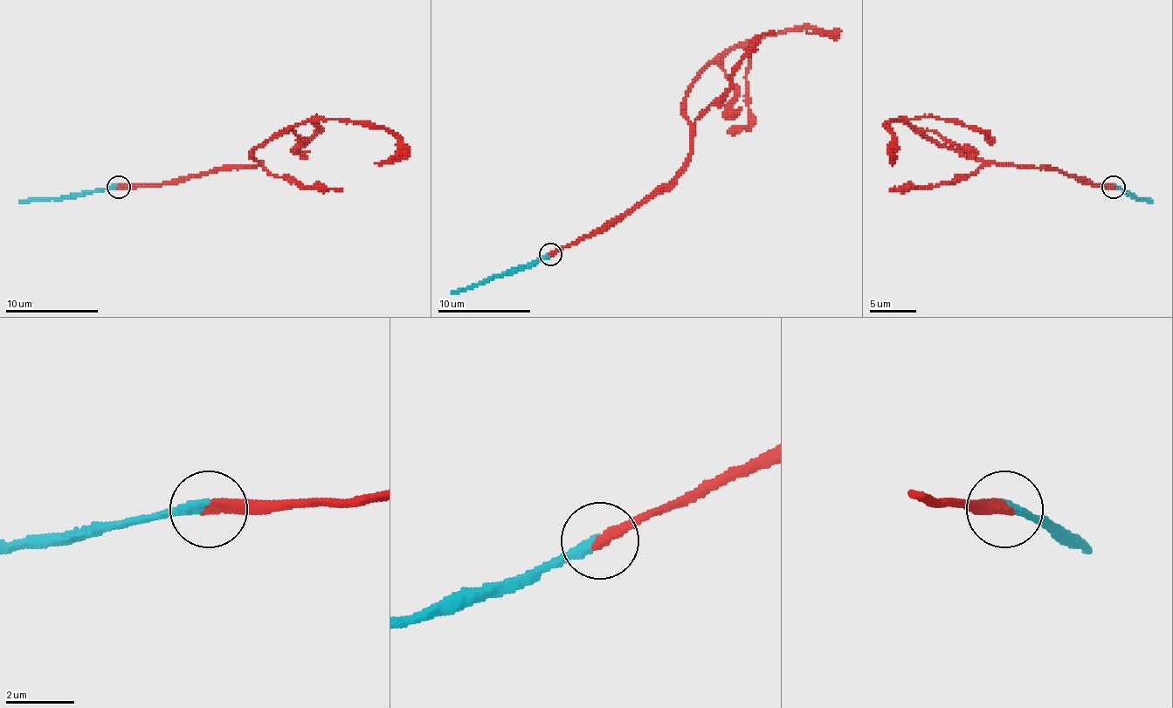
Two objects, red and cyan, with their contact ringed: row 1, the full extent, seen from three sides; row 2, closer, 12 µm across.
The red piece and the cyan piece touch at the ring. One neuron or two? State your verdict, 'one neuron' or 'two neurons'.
one neuron

